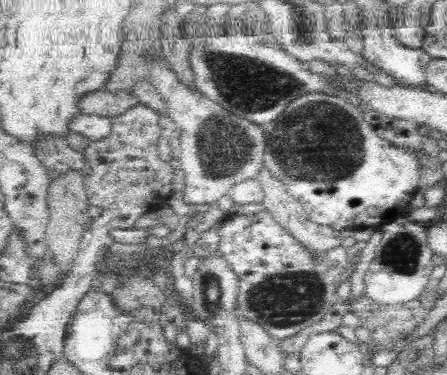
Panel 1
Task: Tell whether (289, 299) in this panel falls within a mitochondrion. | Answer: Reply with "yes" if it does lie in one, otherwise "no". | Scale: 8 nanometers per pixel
yes

